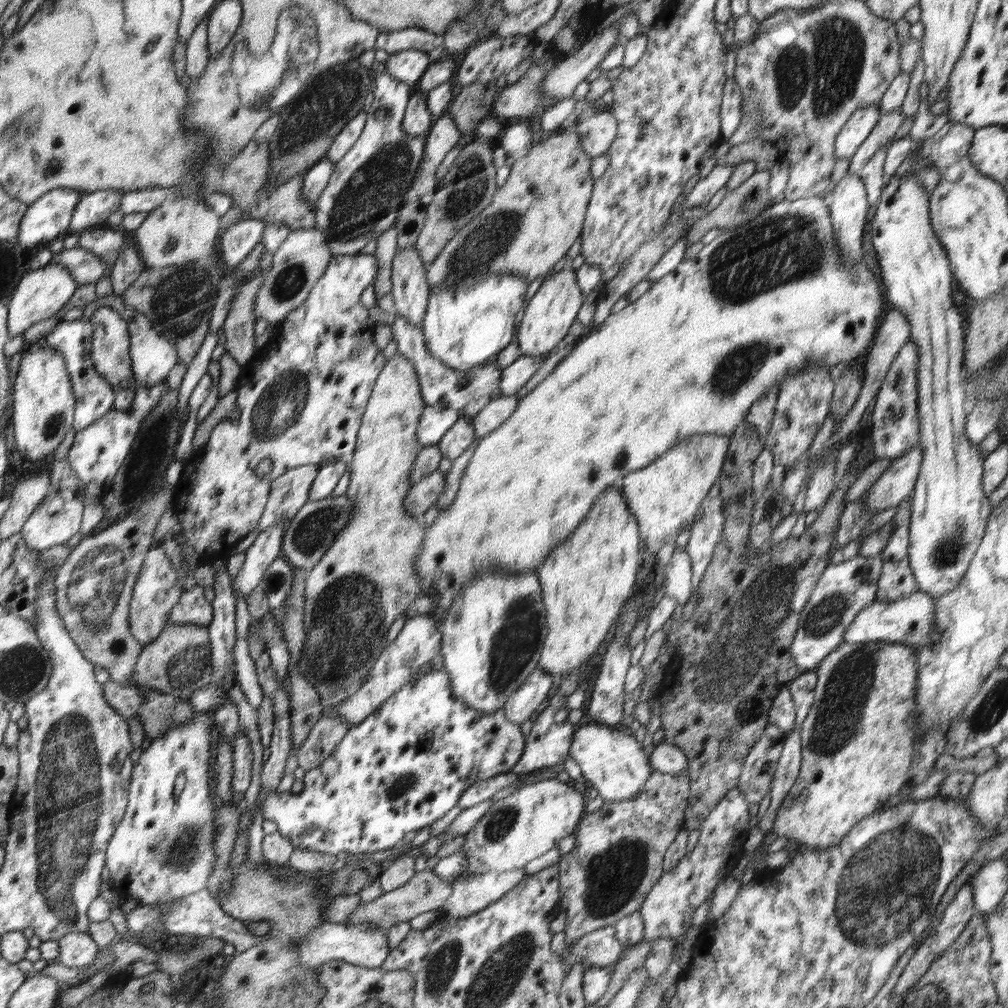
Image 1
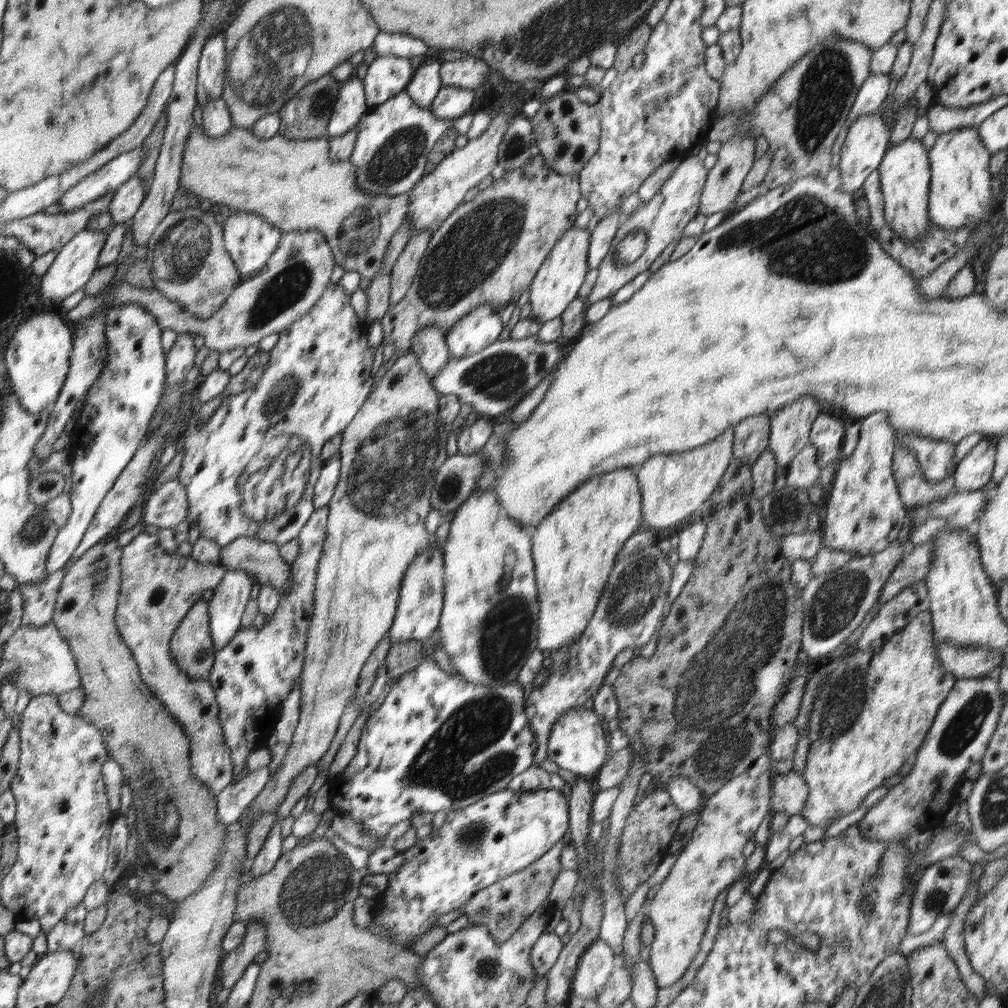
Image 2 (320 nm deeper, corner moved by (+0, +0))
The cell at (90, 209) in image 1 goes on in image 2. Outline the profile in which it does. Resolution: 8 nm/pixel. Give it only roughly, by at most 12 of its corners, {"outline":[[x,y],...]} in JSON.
{"outline":[[134,176],[114,191],[108,211],[116,224],[136,215],[146,195]]}

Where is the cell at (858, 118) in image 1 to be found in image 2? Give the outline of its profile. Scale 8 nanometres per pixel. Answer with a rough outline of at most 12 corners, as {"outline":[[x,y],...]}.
{"outline":[[870,73],[847,121],[877,112],[891,92],[889,73]]}

